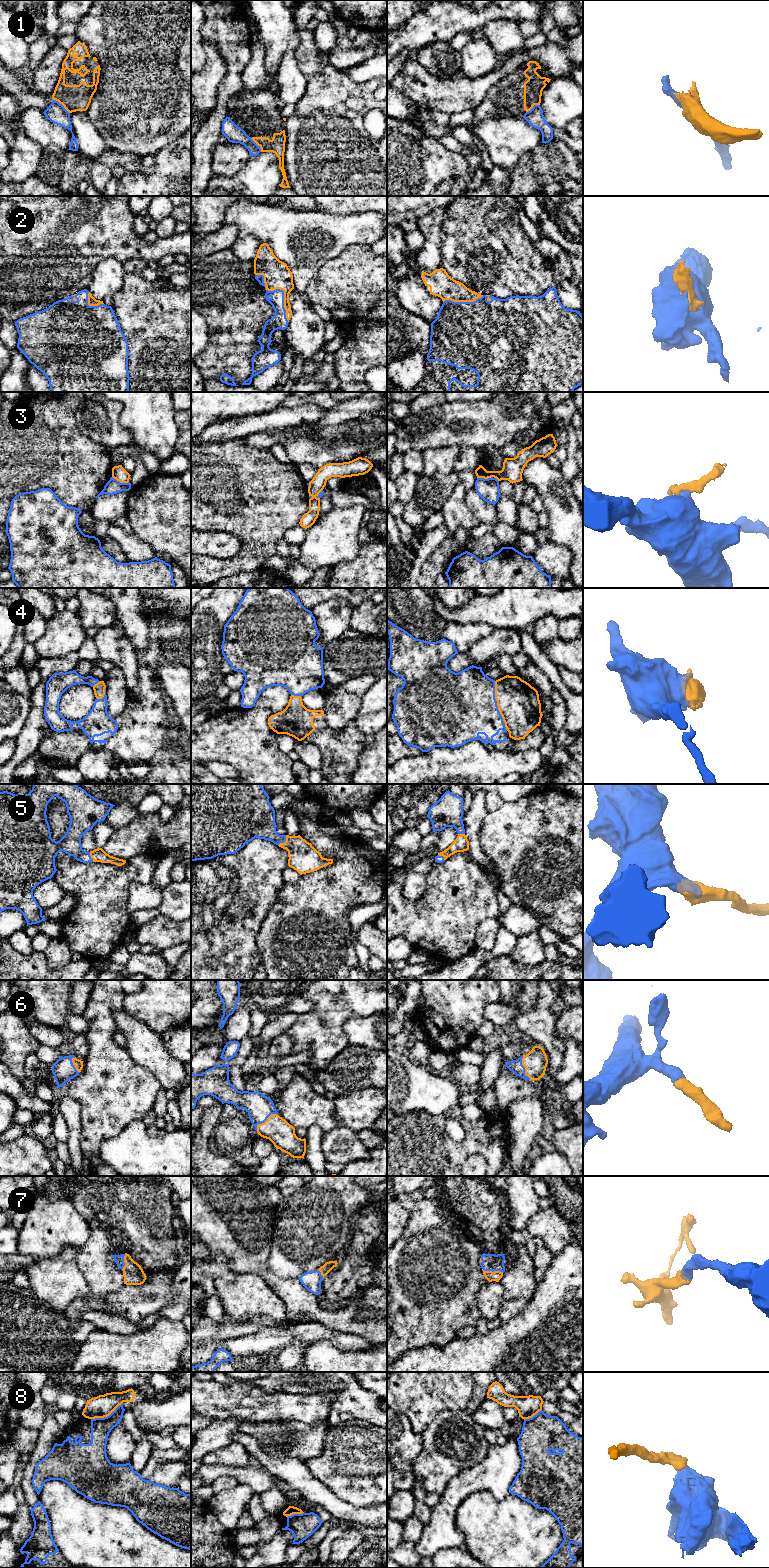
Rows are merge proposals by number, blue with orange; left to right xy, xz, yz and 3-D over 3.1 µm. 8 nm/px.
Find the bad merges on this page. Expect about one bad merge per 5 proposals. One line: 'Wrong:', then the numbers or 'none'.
Wrong: 1, 3, 8

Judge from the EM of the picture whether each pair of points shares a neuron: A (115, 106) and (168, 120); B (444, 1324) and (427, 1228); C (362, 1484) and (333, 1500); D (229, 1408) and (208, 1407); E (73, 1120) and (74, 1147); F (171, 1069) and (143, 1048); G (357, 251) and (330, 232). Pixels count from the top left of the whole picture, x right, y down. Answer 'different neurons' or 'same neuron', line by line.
A: same neuron
B: same neuron
C: different neurons
D: same neuron
E: same neuron
F: same neuron
G: different neurons

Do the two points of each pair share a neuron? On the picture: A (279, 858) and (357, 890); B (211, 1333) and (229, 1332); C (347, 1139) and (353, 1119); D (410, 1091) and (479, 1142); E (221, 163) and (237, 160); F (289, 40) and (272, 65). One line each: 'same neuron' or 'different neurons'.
A: different neurons
B: same neuron
C: different neurons
D: different neurons
E: same neuron
F: same neuron

